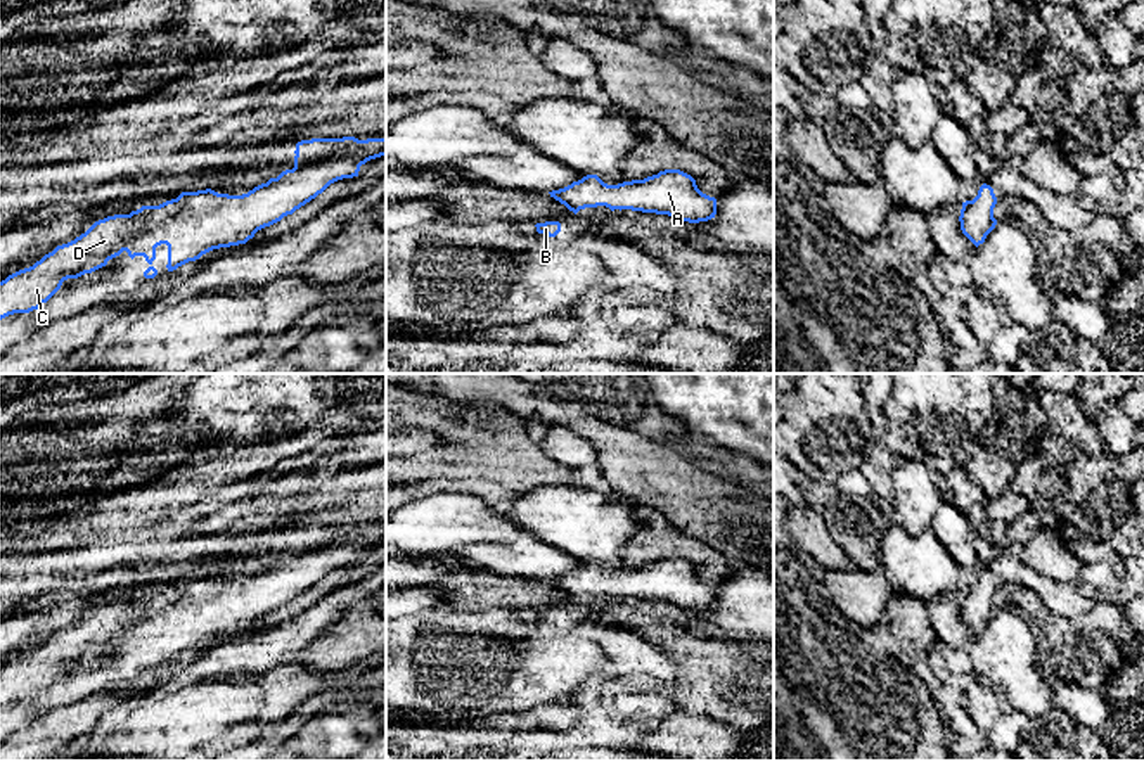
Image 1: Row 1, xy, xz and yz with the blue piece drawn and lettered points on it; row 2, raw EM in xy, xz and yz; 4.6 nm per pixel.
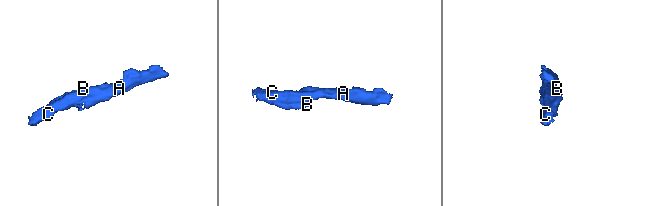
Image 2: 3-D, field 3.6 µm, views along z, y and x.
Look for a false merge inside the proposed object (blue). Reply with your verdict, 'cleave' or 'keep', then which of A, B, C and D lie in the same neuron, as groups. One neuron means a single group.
keep | A B C D

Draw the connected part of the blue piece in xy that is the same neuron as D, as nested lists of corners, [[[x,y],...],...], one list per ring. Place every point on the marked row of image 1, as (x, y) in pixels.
[[[386,130],[382,138],[301,140],[294,154],[292,169],[247,194],[228,195],[211,189],[182,192],[159,206],[95,221],[74,240],[0,282],[0,320],[38,310],[64,280],[92,273],[123,251],[132,259],[144,256],[151,265],[144,277],[154,278],[157,270],[152,261],[161,244],[168,246],[168,272],[213,249],[246,244],[258,230],[292,214],[331,183],[358,176],[362,164],[386,156]]]

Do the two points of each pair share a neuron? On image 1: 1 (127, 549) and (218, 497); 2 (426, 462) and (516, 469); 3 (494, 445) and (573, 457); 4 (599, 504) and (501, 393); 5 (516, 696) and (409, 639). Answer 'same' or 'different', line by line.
1: same
2: same
3: different
4: different
5: same

